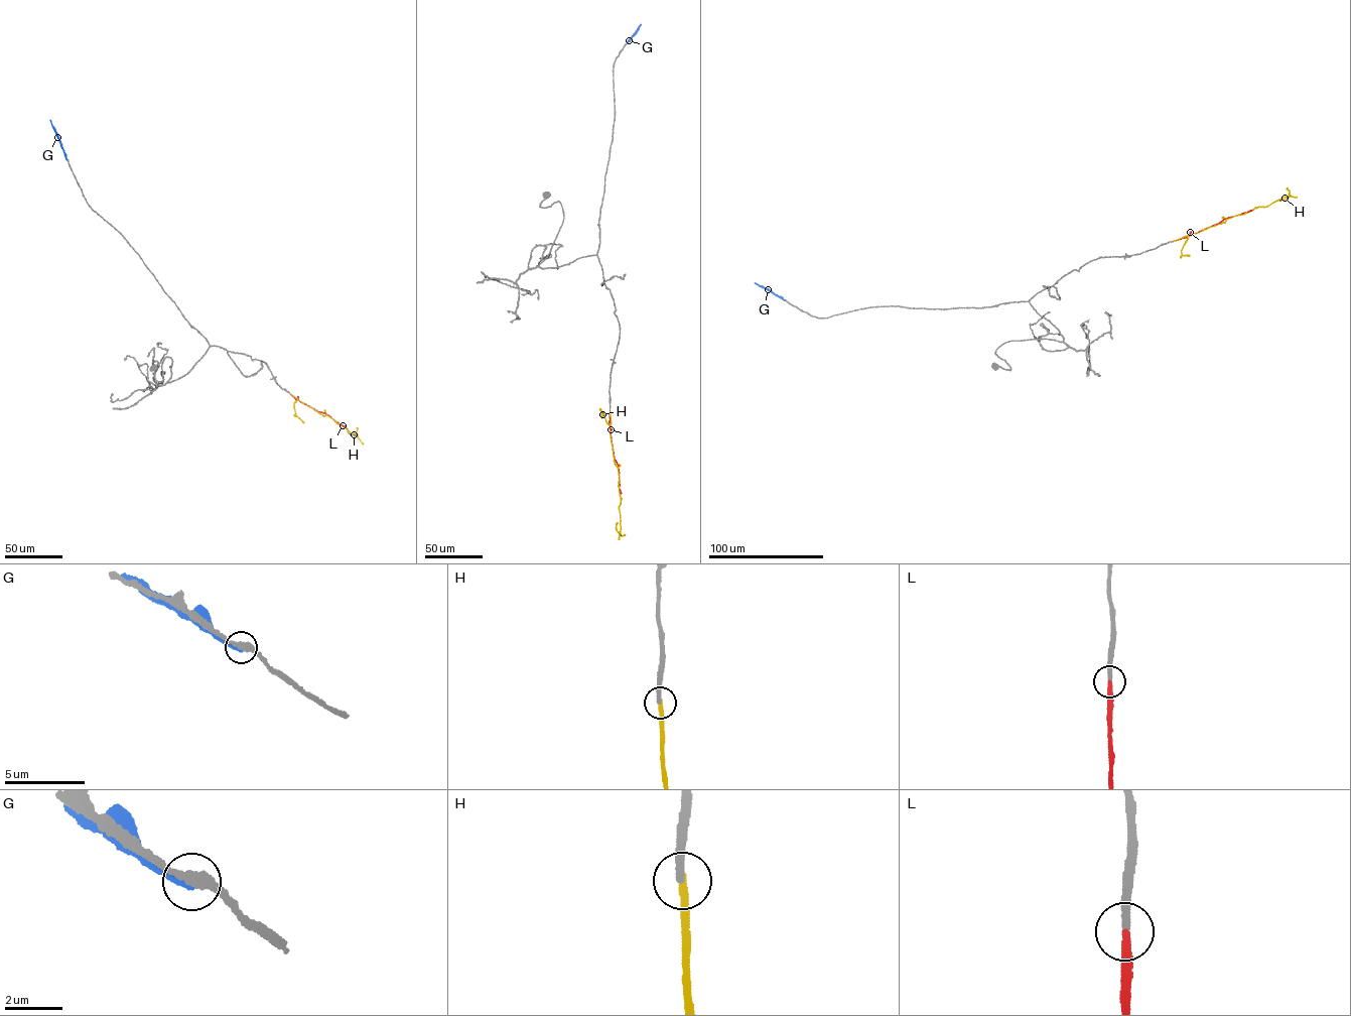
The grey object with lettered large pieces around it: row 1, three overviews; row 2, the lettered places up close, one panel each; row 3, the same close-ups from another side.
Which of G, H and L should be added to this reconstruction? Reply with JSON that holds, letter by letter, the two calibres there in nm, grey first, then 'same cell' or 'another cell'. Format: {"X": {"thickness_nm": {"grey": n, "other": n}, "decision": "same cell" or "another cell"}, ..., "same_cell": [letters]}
{"G": {"thickness_nm": {"grey": 240, "other": 260}, "decision": "another cell"}, "H": {"thickness_nm": {"grey": 280, "other": 300}, "decision": "another cell"}, "L": {"thickness_nm": {"grey": 260, "other": 280}, "decision": "same cell"}, "same_cell": ["L"]}

